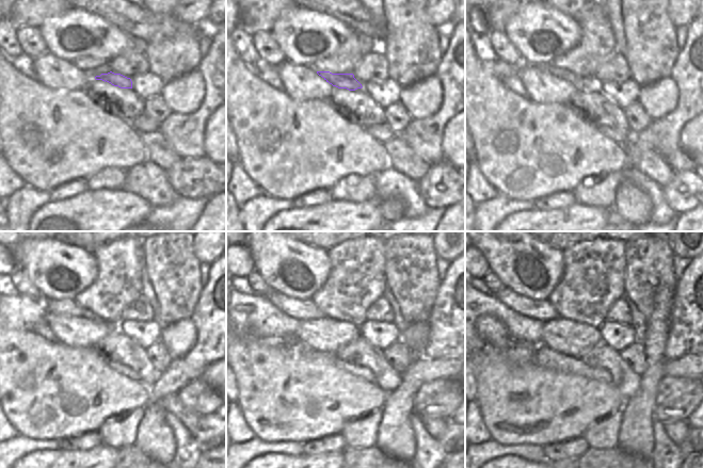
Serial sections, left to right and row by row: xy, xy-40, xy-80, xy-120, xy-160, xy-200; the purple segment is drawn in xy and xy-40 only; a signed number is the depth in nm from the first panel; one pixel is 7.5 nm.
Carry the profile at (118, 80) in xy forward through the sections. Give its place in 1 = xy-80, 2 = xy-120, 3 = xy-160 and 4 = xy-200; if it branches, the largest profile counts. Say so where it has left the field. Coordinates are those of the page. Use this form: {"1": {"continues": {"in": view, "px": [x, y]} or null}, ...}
{"1": {"continues": {"in": "xy-80", "px": [580, 83]}}, "2": {"continues": {"in": "xy-120", "px": [64, 307]}}, "3": {"continues": {"in": "xy-160", "px": [300, 309]}}, "4": {"continues": {"in": "xy-200", "px": [541, 309]}}}

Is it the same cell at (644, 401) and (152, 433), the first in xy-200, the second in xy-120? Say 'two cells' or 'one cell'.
one cell

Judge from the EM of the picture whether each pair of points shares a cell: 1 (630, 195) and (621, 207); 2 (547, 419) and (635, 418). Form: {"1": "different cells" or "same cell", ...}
{"1": "same cell", "2": "different cells"}

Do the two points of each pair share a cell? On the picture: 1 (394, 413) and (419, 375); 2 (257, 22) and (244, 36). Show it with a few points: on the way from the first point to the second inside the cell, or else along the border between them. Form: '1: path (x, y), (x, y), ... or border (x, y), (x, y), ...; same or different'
1: border (415, 392), (405, 392), (395, 403), (387, 400); different
2: border (240, 22), (252, 34); different

